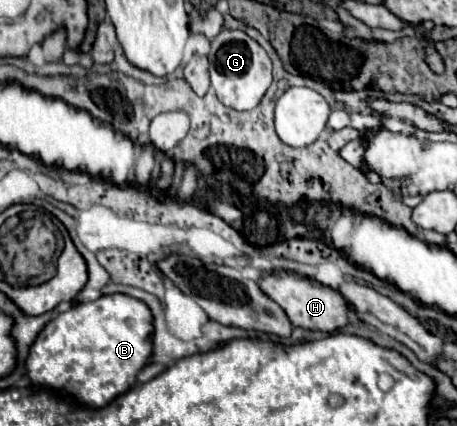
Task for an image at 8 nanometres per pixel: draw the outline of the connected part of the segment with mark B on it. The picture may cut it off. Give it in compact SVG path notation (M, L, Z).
M117 293L103 295L91 303L77 303L69 311L59 313L53 321L49 321L37 335L25 363L27 377L33 385L49 387L57 391L57 395L65 395L69 399L77 399L77 403L85 403L85 407L105 407L105 403L111 403L115 397L123 395L135 383L137 373L149 363L153 351L151 333L153 317L143 301Z

